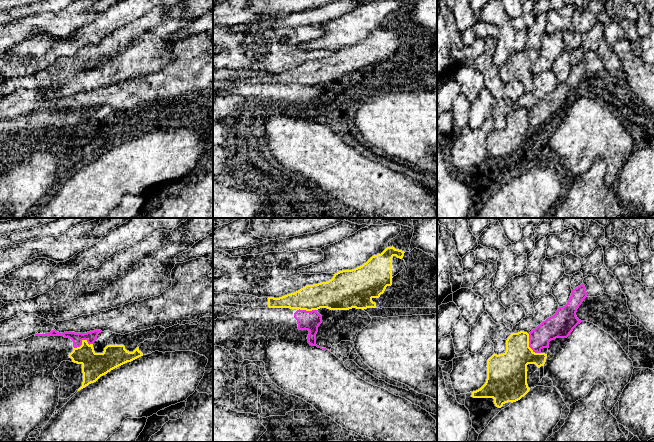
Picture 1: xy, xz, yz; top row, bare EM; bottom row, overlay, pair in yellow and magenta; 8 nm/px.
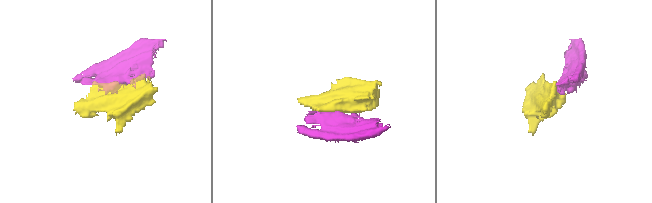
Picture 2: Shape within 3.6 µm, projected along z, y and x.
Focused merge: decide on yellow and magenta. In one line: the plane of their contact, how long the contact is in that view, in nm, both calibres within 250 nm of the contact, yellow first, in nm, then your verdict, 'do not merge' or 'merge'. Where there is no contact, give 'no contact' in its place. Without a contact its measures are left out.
meets yellow in xy; contact 160 nm long; 200 nm thick on the yellow side, 90 nm on the other; do not merge

